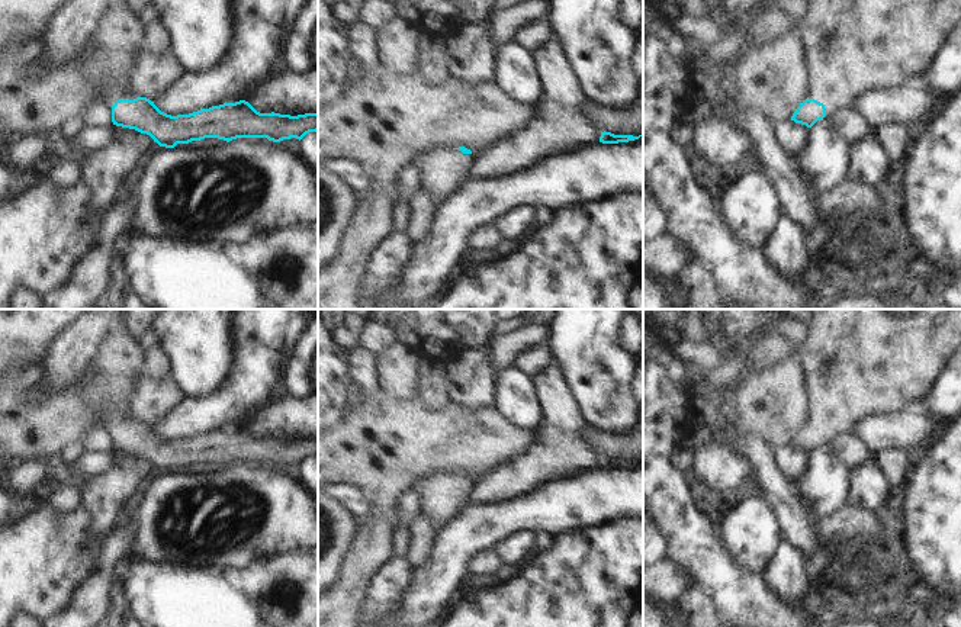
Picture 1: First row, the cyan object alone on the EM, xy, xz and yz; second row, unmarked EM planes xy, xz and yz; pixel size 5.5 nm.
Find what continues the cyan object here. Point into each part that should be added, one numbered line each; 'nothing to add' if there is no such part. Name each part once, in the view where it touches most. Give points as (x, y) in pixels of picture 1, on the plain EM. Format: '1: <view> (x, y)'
1: xy (113, 379)

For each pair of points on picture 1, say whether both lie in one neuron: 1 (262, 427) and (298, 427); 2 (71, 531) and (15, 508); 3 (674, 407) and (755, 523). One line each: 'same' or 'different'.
1: same
2: different
3: different

